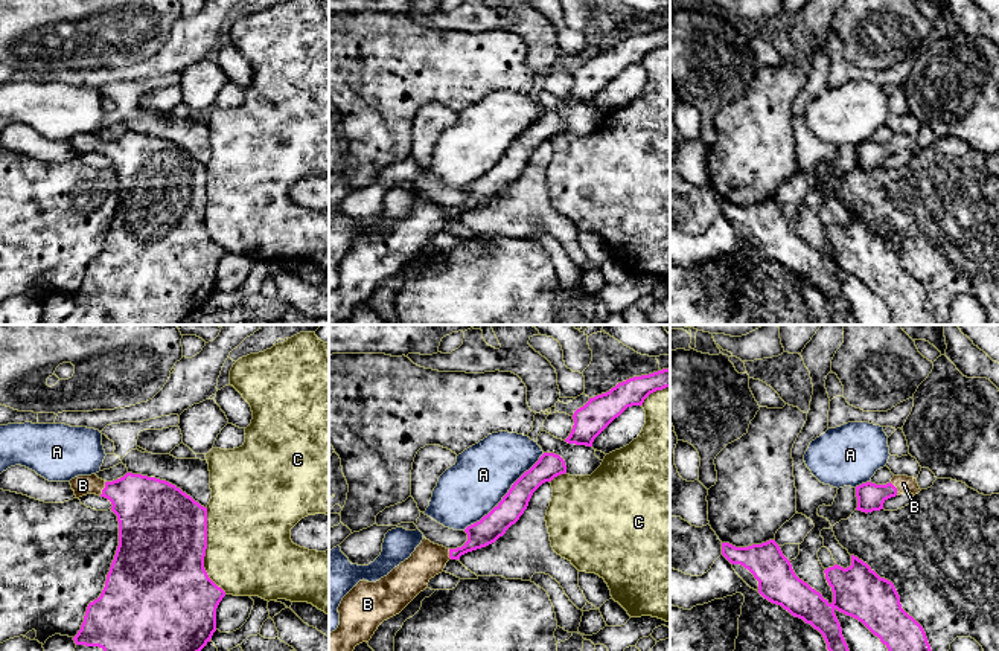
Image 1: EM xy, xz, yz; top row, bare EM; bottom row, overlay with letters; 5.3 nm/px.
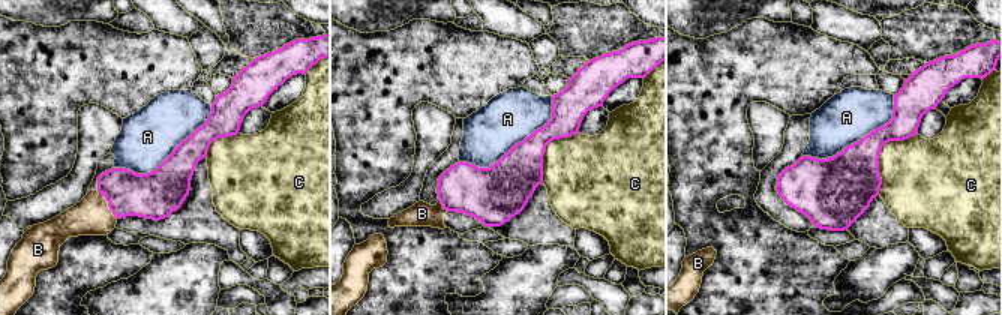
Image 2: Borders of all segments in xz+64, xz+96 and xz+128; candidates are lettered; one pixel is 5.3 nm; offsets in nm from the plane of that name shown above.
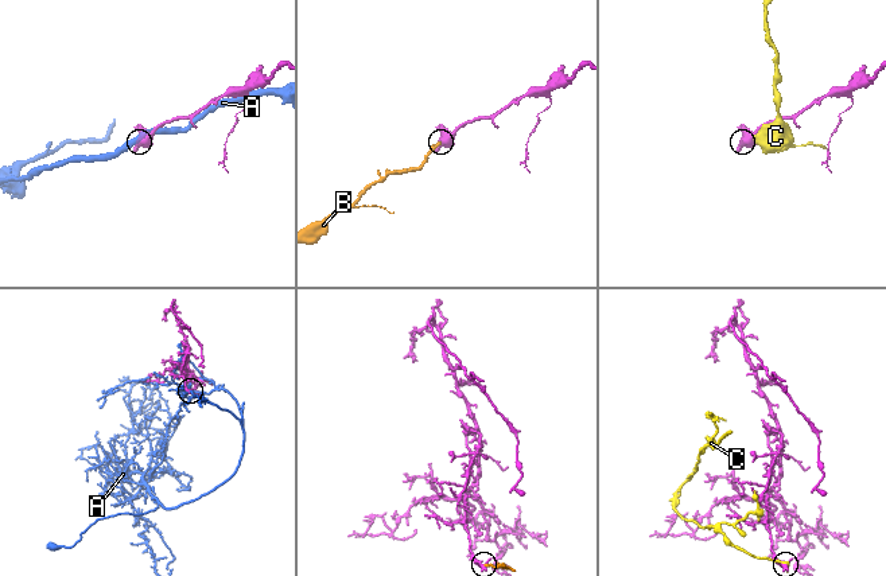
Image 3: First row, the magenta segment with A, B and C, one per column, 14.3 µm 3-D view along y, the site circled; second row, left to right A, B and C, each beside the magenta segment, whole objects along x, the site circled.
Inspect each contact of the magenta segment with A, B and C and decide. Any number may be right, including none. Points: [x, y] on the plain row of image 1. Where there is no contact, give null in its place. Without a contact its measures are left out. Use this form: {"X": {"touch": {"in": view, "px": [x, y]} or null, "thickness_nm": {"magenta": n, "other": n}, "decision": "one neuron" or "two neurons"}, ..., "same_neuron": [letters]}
{"A": {"touch": {"in": "xz", "px": [504, 154]}, "thickness_nm": {"magenta": 140, "other": 320}, "decision": "two neurons"}, "B": {"touch": {"in": "xy", "px": [104, 147]}, "thickness_nm": {"magenta": 320, "other": 110}, "decision": "one neuron"}, "C": {"touch": {"in": "xy", "px": [204, 209]}, "thickness_nm": {"magenta": 480, "other": 460}, "decision": "two neurons"}, "same_neuron": ["B"]}

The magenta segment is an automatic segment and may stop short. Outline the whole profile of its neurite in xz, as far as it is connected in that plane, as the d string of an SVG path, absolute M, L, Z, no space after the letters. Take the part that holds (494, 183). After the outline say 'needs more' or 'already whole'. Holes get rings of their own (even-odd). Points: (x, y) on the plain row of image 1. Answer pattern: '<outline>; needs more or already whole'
M544 111L480 180L468 184L468 200L457 207L446 207L423 195L408 218L376 241L359 239L338 265L340 284L329 293L329 325L347 320L356 303L369 300L378 285L399 273L449 218L495 201L515 183L528 165L533 151L545 140L565 133L565 119L554 111Z; needs more

